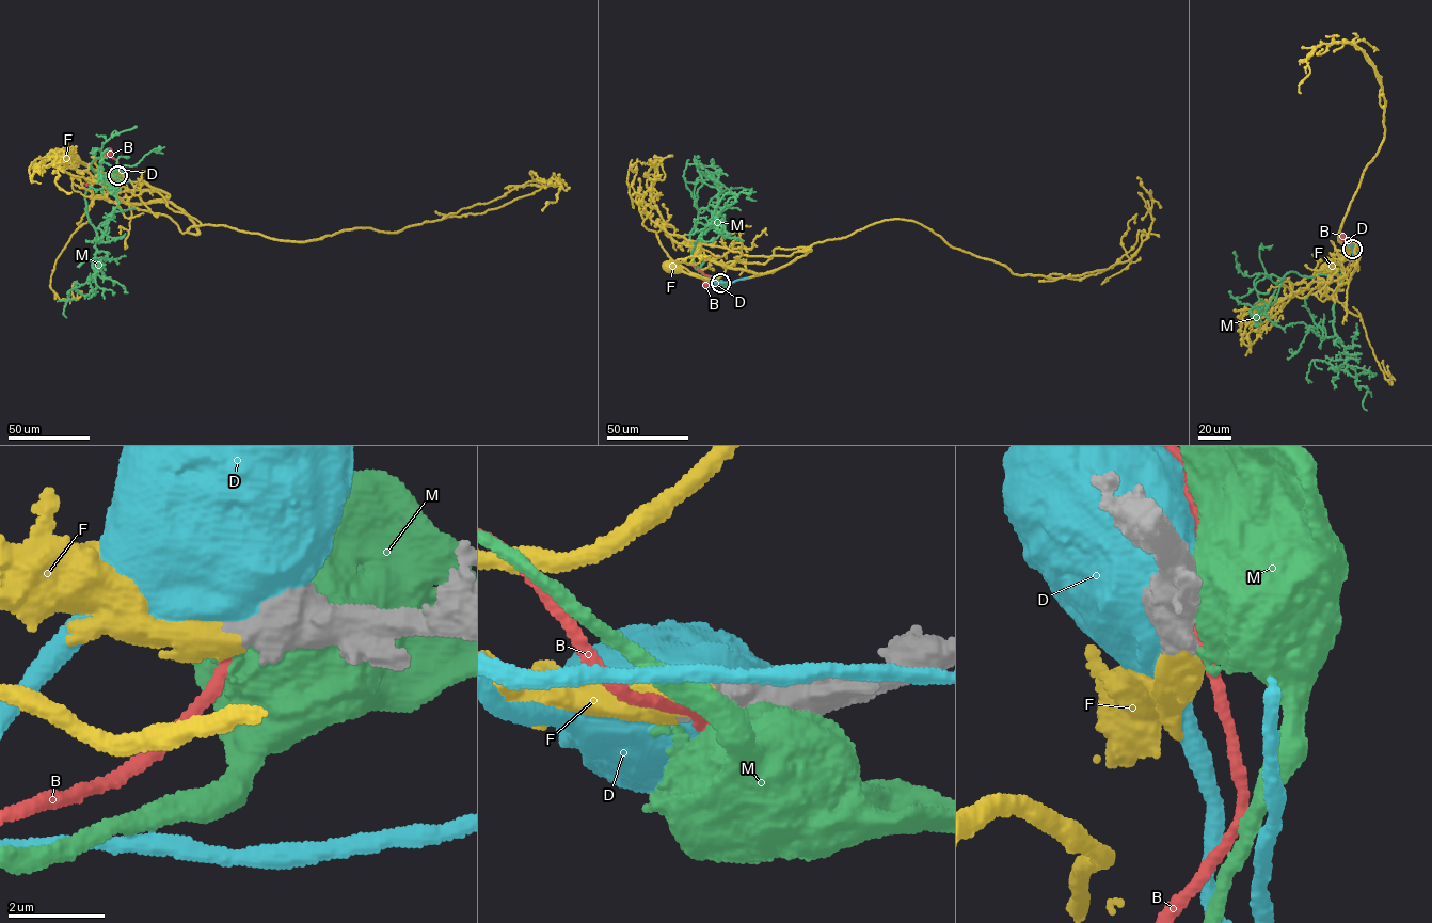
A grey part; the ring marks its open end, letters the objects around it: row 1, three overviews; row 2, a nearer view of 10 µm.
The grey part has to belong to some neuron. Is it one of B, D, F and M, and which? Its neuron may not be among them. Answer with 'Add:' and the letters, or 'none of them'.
Add: F

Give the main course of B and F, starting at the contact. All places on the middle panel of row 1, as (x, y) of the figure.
B: (721, 284), (721, 286), (706, 285)
F: (721, 283), (709, 282), (674, 267)

